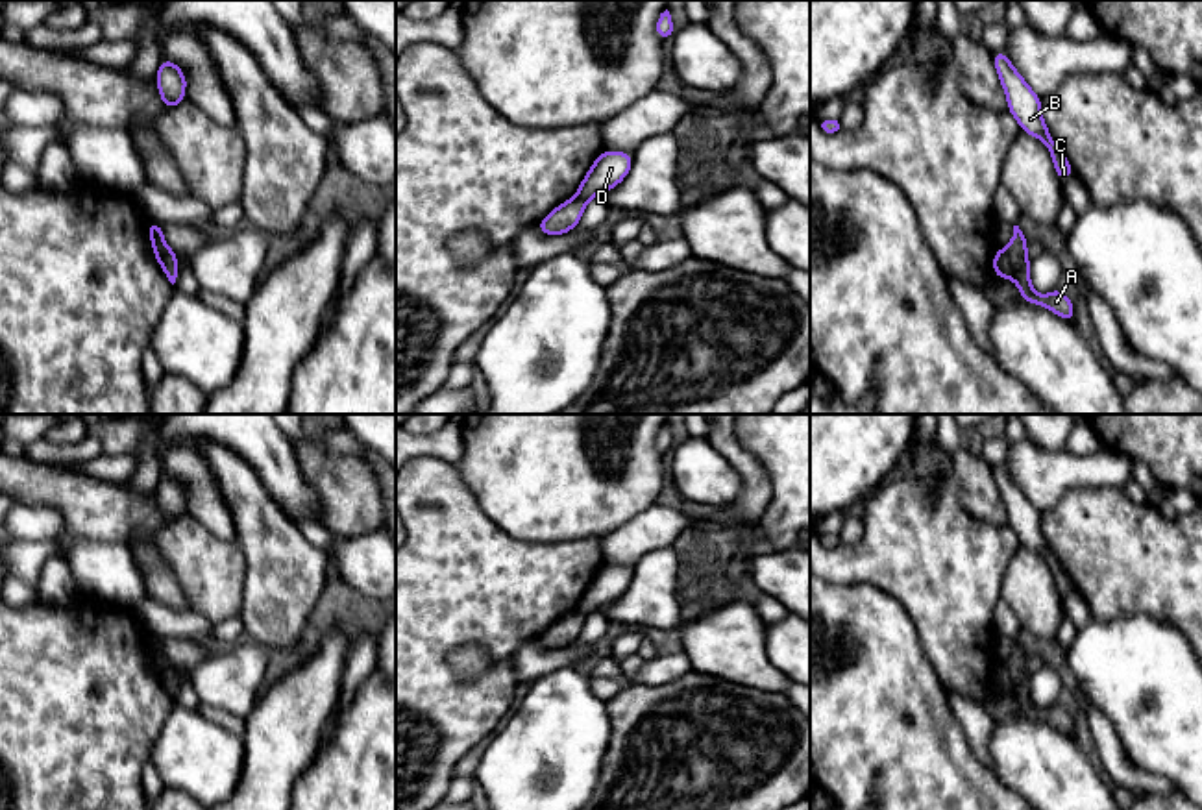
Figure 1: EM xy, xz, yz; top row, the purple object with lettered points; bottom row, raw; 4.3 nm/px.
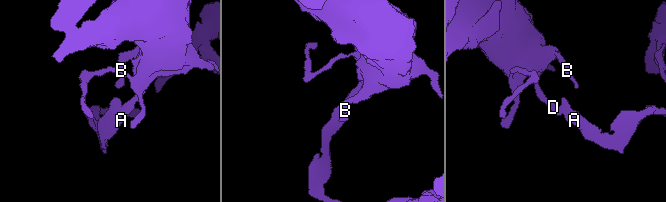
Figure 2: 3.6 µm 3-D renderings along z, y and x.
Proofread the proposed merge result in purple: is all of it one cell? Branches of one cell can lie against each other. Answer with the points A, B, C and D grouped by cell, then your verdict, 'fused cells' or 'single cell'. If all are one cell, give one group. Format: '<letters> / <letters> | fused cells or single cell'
A / B C D | fused cells

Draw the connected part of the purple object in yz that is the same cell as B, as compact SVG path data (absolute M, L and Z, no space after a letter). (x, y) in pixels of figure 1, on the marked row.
M1004 50L991 52L991 55L1008 98L1008 111L1015 117L1021 129L1045 142L1054 161L1058 179L1061 183L1067 181L1074 174L1074 170L1047 129L1047 124L1041 117L1041 98L1026 85L1023 76L1012 67Z

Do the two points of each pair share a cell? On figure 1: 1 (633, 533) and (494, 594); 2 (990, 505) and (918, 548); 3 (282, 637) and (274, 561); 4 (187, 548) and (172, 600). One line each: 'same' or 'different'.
1: different
2: different
3: same
4: different

